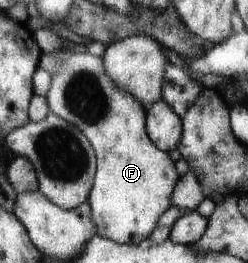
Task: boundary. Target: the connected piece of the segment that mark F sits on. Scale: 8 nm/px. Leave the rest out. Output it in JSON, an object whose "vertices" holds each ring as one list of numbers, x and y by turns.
{"vertices":[[63,50,63,65,51,76,46,98,51,113,64,118,80,130,80,133,95,147,96,176,91,196,92,215,98,226,98,235,119,244,135,244,148,240,160,217,172,207,172,194,179,179,175,165,167,152,157,149,148,134,147,113,130,93,121,89,110,78,103,57,91,53,74,53]]}

